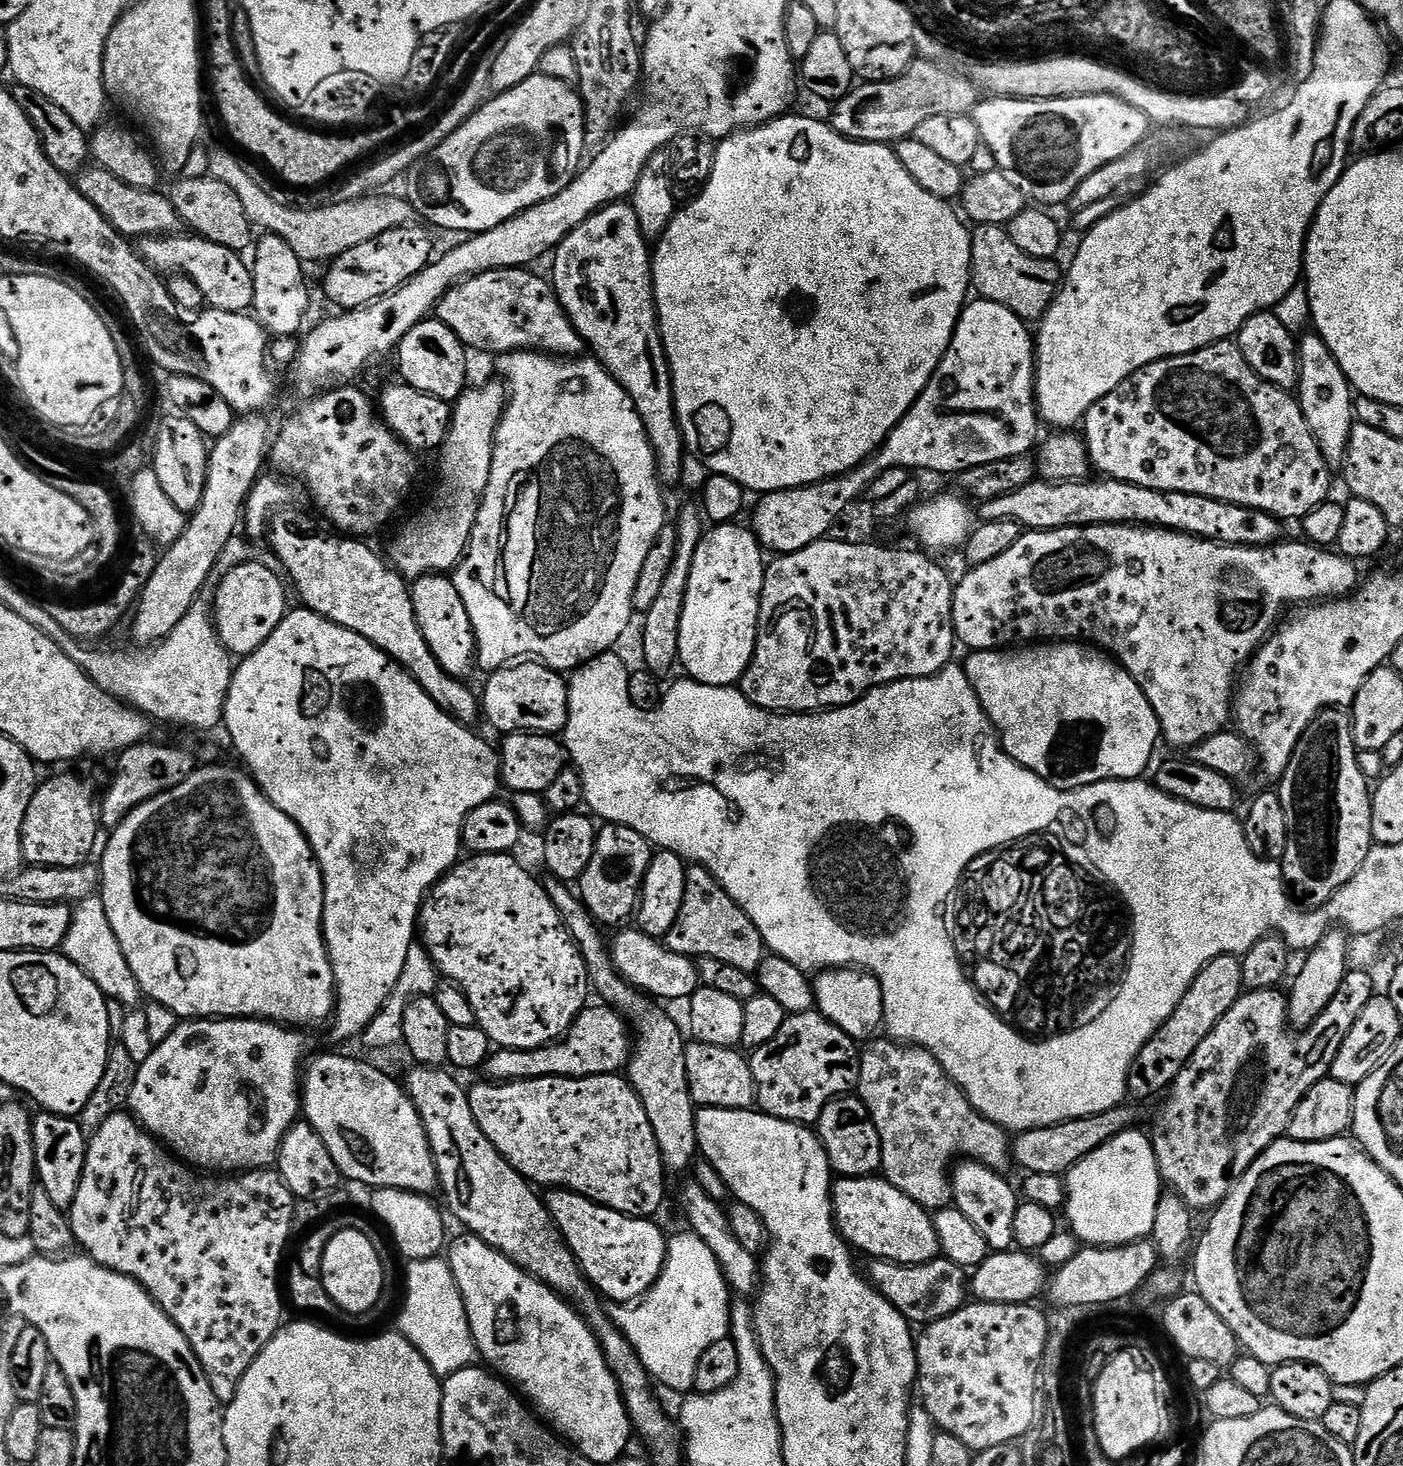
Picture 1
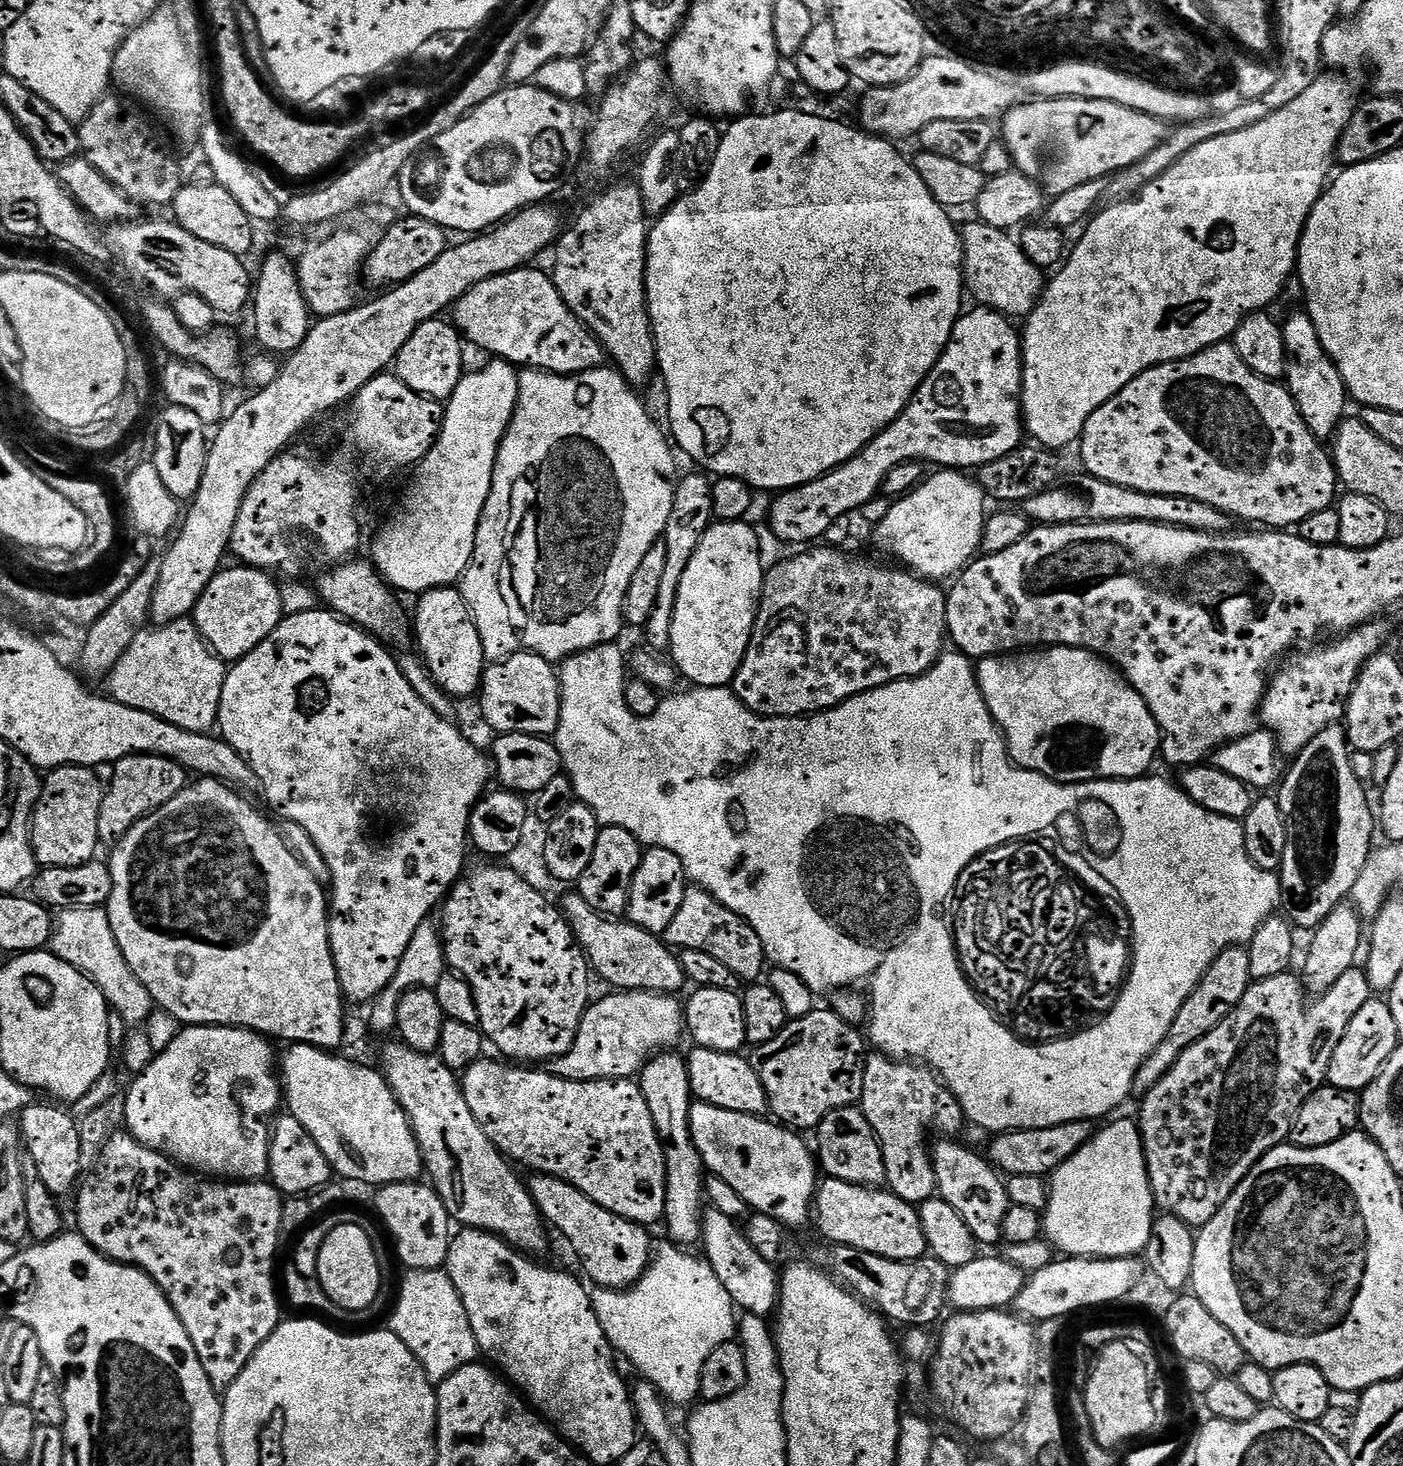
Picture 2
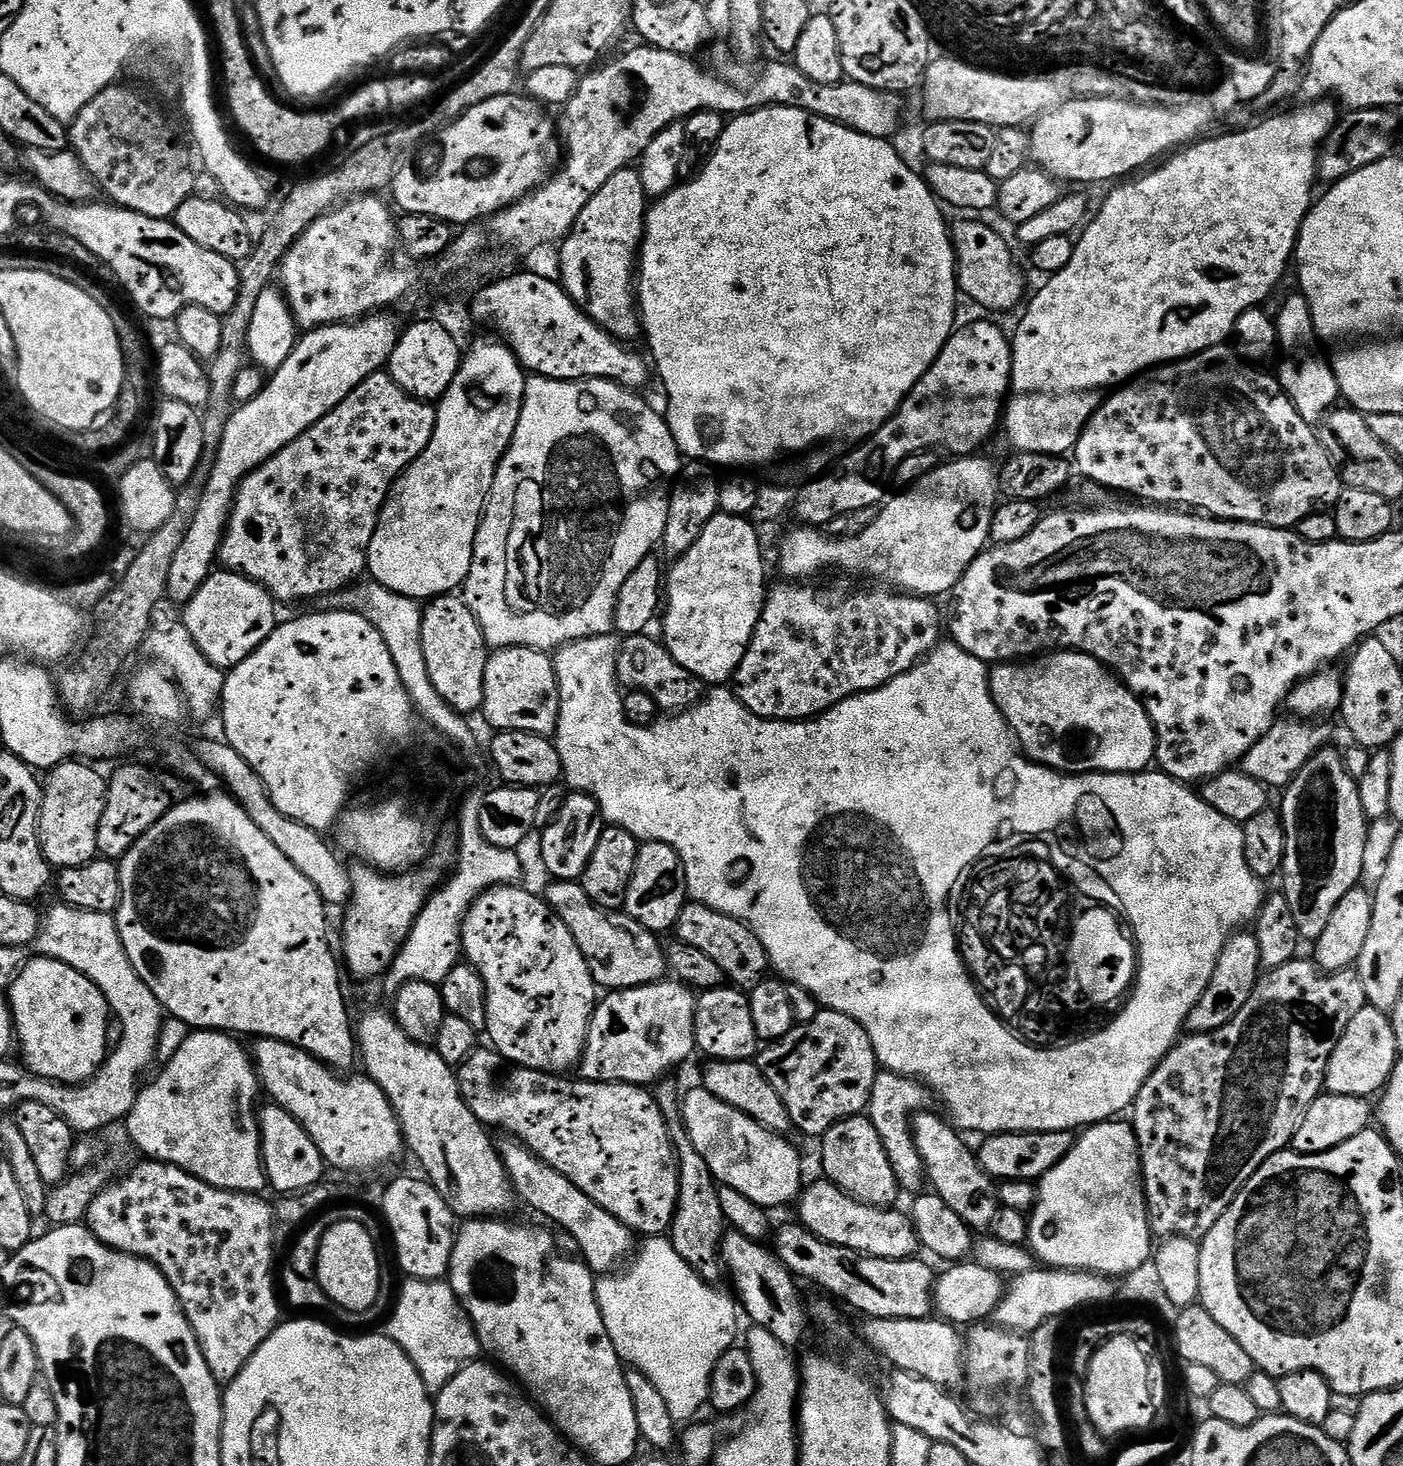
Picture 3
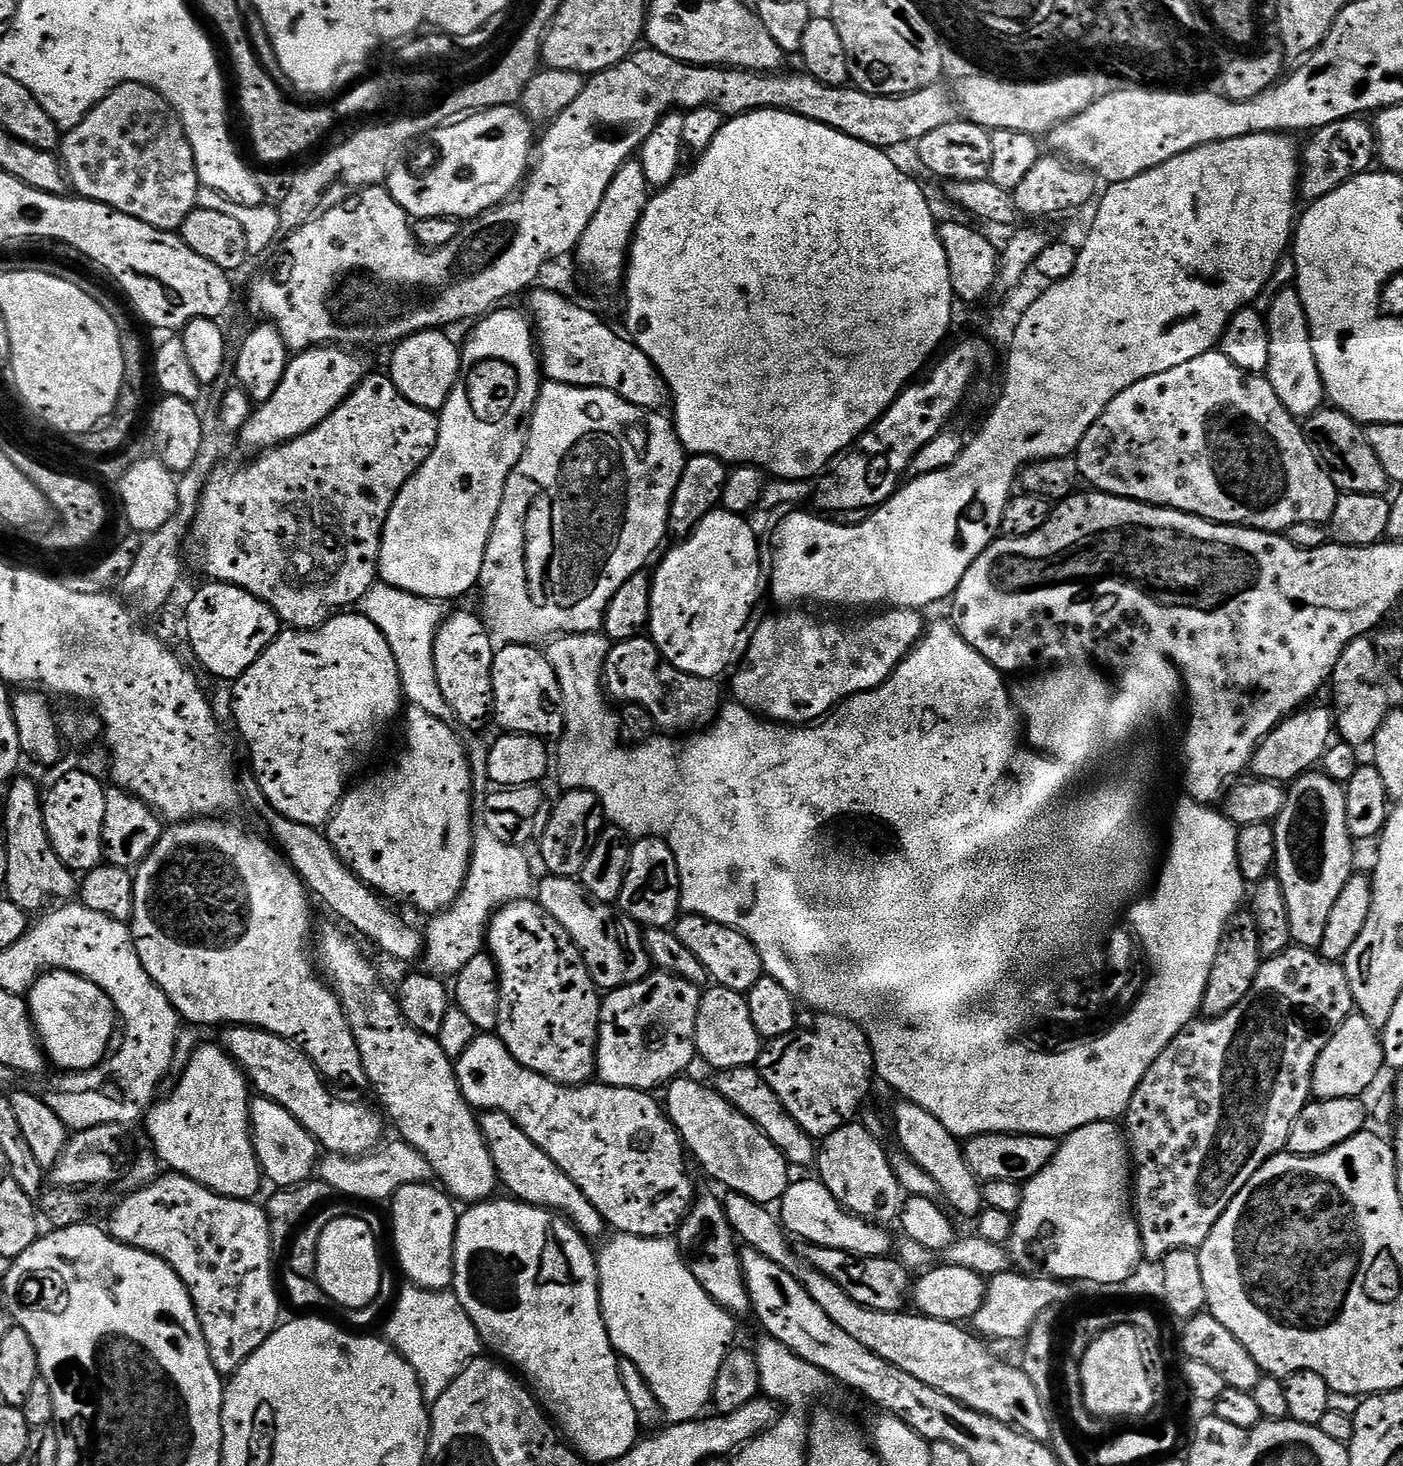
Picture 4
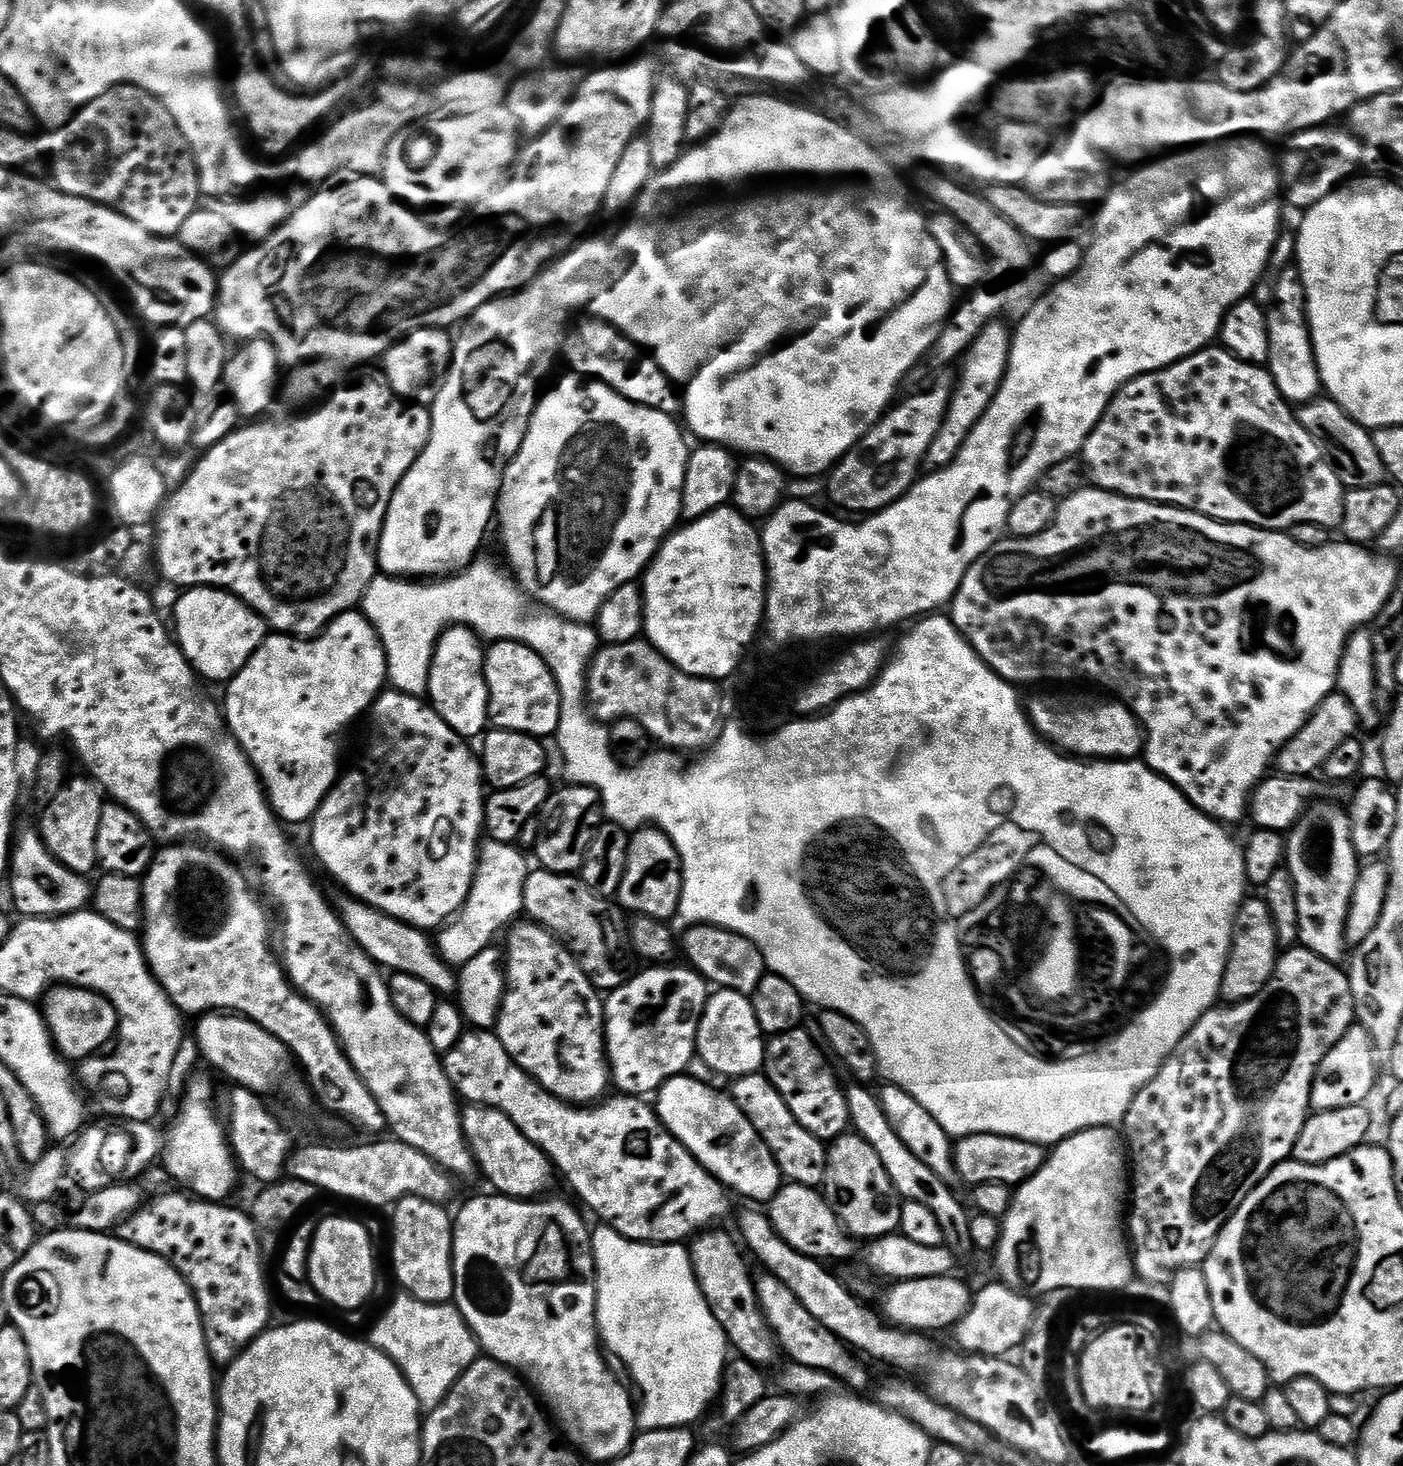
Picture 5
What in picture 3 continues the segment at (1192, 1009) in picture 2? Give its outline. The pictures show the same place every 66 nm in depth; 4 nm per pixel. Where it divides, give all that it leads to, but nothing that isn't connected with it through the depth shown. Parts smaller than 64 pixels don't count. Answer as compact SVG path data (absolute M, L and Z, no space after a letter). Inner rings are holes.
M1248 930L1237 931L1222 946L1222 954L1218 954L1218 962L1214 966L1214 974L1194 1010L1190 1010L1186 1021L1186 1028L1189 1033L1199 1034L1202 1032L1216 1032L1226 1022L1250 1002L1250 994L1254 994L1256 983L1262 975L1260 966L1260 955L1258 954L1258 942L1255 935Z

